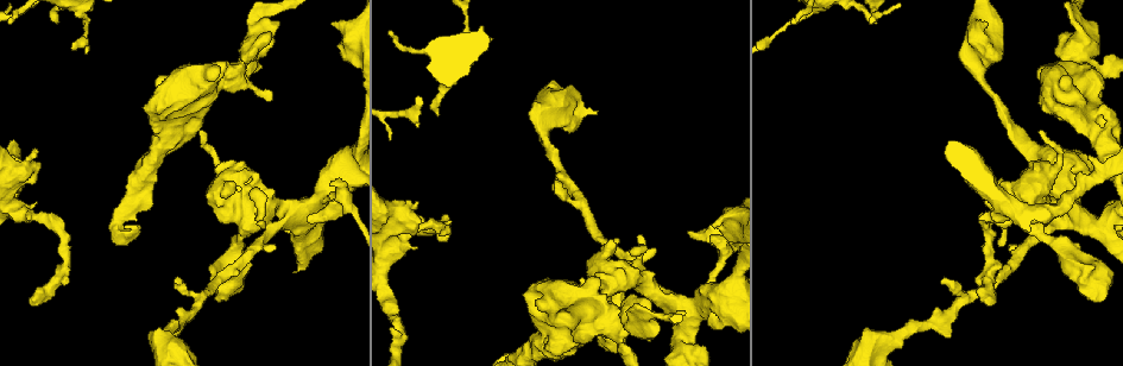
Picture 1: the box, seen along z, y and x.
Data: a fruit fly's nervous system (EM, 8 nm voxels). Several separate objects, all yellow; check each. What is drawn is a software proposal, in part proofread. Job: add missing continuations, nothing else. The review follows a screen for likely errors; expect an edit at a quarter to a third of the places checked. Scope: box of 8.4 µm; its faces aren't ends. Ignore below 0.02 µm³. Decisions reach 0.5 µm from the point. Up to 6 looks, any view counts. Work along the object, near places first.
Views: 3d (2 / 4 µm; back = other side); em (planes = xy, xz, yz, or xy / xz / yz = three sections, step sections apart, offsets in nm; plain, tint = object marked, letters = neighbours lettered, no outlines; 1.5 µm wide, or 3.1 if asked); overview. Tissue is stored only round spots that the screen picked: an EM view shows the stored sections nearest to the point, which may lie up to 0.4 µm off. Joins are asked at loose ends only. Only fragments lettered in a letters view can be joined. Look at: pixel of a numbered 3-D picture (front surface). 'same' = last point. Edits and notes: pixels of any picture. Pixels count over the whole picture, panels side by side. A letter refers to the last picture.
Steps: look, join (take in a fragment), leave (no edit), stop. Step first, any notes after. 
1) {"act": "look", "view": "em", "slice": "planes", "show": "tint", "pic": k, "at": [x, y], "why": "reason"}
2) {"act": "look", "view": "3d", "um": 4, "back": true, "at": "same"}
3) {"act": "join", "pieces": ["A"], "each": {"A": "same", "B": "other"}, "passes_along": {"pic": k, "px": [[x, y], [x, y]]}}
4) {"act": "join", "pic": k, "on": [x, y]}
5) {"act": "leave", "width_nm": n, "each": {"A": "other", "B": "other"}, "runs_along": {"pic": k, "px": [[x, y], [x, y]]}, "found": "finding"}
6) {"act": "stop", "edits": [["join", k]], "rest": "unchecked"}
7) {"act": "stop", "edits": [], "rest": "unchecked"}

{"act": "look", "view": "em", "slice": "planes", "show": "plain", "pic": 1, "at": [987, 304], "why": "long arm stops here"}

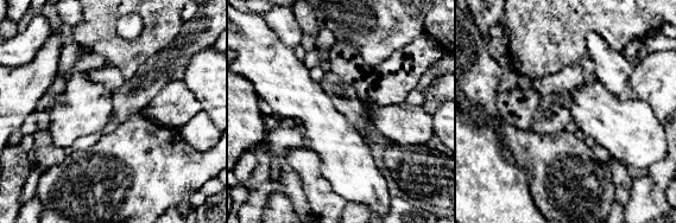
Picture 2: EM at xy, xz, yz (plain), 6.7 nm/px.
{"act": "look", "view": "em", "slice": "planes", "show": "letters", "at": "same"}

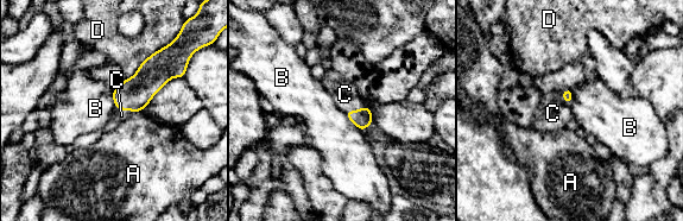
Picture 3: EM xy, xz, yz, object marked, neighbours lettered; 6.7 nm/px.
{"act": "join", "pieces": ["C"], "each": {"A": "other", "B": "other", "C": "same", "D": "other"}, "passes_along": {"pic": 3, "px": [[361, 118], [354, 111], [345, 94]]}, "found": "it goes on there"}

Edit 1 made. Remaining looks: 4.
{"act": "look", "view": "em", "slice": "xy", "step": 8, "show": "letters", "pic": 1, "at": [175, 280], "why": "an open end"}

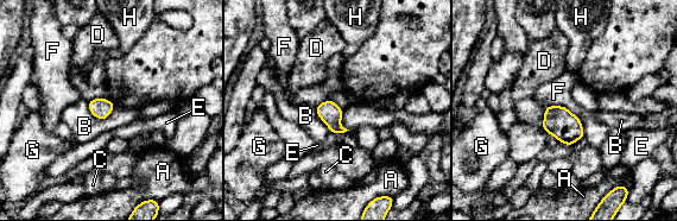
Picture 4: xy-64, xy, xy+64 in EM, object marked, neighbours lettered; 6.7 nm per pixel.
{"act": "leave", "longest_contact_nm": ["F", 340], "each": {"A": "other", "B": "other", "C": "other", "D": "other", "E": "other", "F": "other", "G": "other", "H": "other"}, "border": {"pic": 4, "px": [[87, 101], [100, 119], [115, 106]]}, "found": "no lettered fragment goes on from it"}

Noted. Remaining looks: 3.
{"act": "look", "view": "3d", "um": 2, "pic": 1, "at": [200, 123], "why": "thick end"}

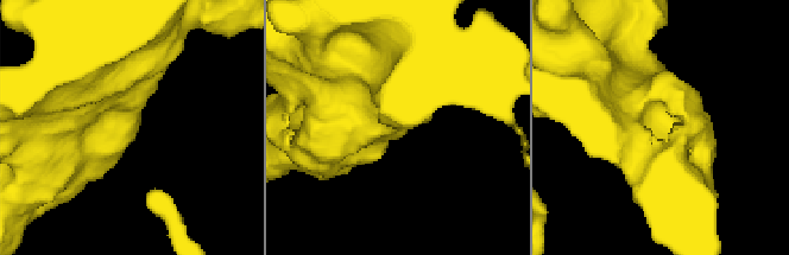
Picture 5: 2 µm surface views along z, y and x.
{"act": "look", "view": "em", "slice": "planes", "show": "letters", "pic": 5, "at": [137, 127], "why": "now the EM"}

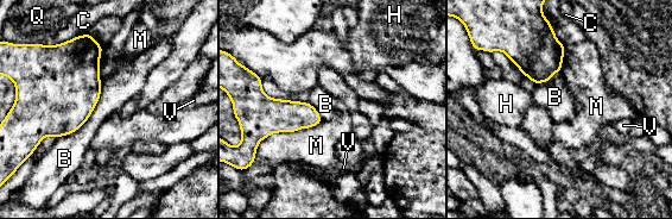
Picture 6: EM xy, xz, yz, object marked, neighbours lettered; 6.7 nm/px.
{"act": "leave", "each": {"B": "other", "C": "other", "H": "other", "M": "other", "Q": "other", "V": "other"}, "border": {"pic": 6, "px": [[101, 82], [90, 116], [57, 138]]}, "found": "no lettered fragment goes on from it"}

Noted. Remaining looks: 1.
{"act": "stop", "edits": [["join", 3]], "rest": "unchecked"}

